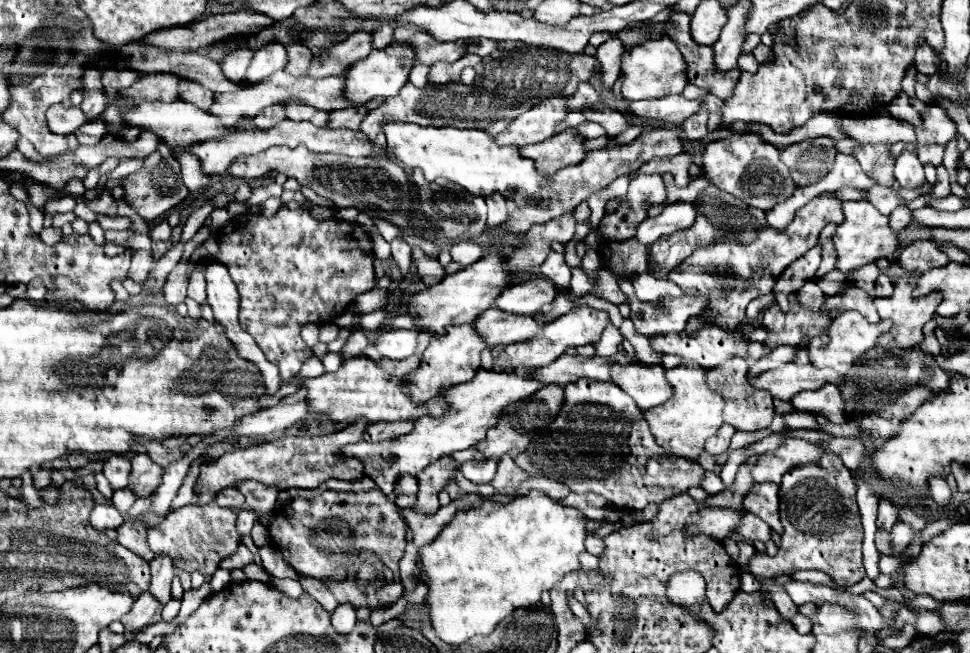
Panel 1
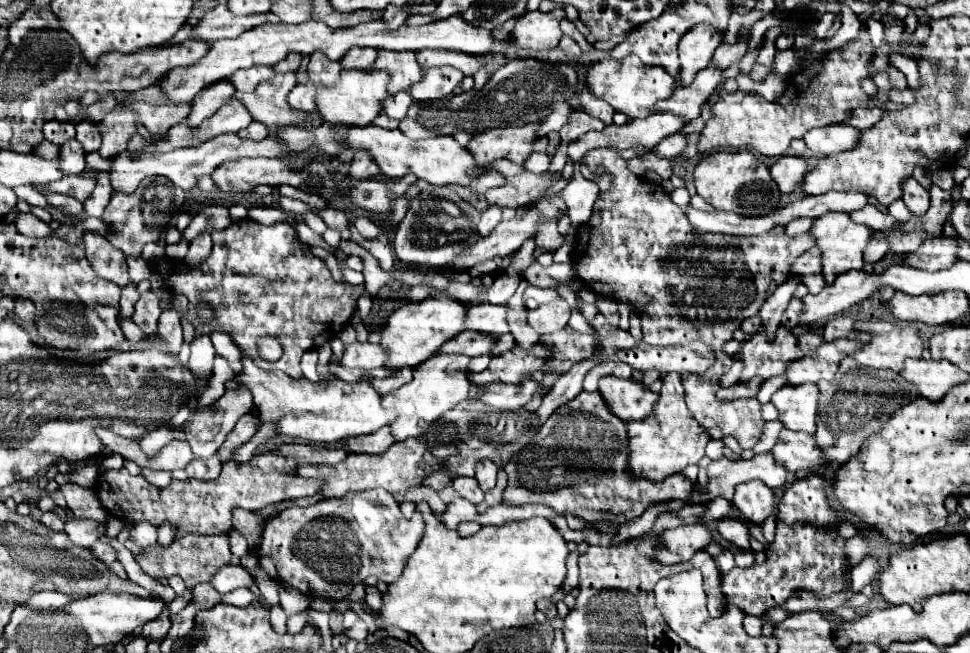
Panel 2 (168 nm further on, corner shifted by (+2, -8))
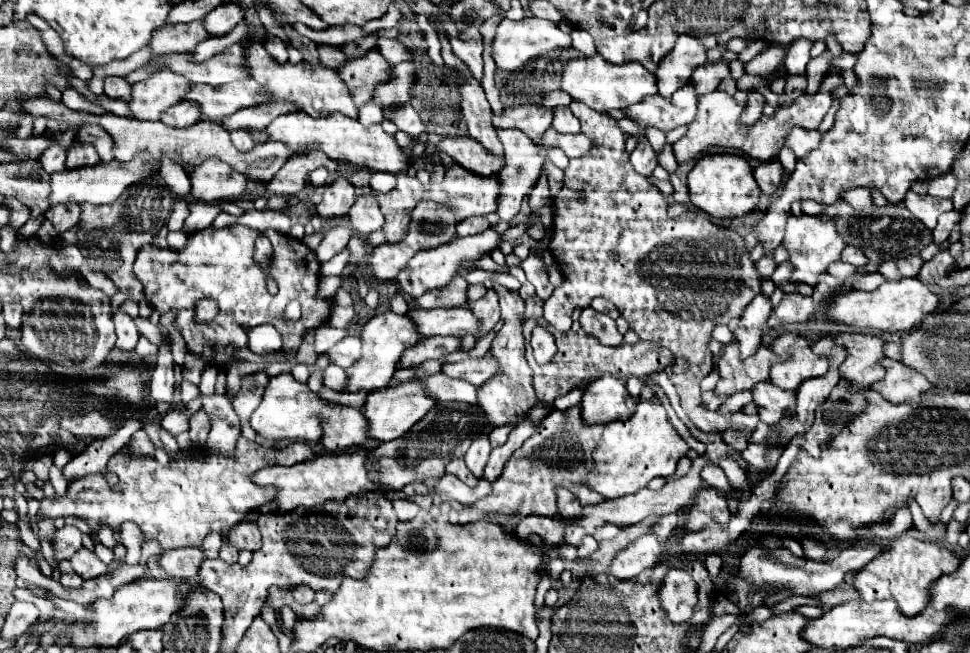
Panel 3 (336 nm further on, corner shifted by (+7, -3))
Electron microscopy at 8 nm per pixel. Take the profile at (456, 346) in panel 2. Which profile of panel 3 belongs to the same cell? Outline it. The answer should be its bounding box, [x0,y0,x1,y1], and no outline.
[401,336,457,366]

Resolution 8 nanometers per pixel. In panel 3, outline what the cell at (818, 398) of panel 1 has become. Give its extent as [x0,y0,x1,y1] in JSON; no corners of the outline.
[753,382,797,426]

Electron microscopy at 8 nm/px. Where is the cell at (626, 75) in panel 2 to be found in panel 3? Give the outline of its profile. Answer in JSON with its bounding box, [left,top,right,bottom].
[561,54,657,112]

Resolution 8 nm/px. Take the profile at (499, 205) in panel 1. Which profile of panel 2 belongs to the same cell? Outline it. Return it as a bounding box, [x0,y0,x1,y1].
[478,207,502,237]

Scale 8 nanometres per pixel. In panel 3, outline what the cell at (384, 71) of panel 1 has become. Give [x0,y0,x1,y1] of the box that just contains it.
[245,46,359,118]

